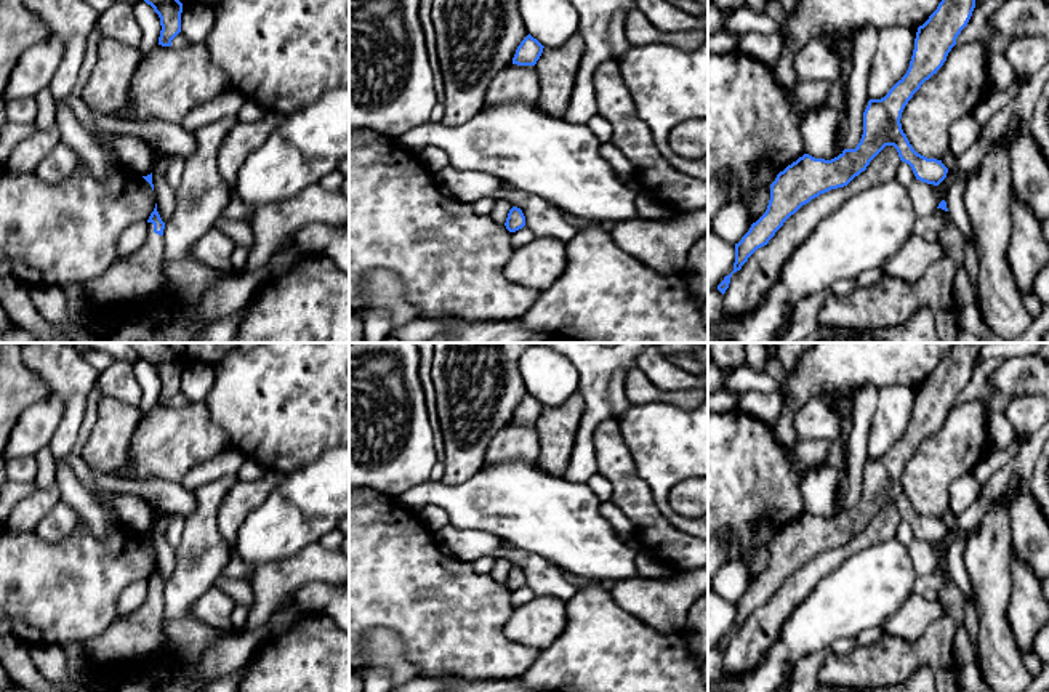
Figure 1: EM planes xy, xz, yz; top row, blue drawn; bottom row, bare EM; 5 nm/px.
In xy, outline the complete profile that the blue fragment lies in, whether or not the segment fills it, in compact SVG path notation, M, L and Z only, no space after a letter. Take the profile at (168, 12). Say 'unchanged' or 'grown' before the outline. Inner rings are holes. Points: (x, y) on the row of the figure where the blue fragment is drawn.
unchanged; M144 0L160 18L159 45L171 46L171 40L181 32L183 3L179 0Z

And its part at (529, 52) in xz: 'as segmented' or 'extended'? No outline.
as segmented

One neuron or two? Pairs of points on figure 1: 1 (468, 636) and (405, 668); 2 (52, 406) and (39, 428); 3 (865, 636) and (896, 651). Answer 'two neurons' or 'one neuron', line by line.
1: two neurons
2: one neuron
3: two neurons

